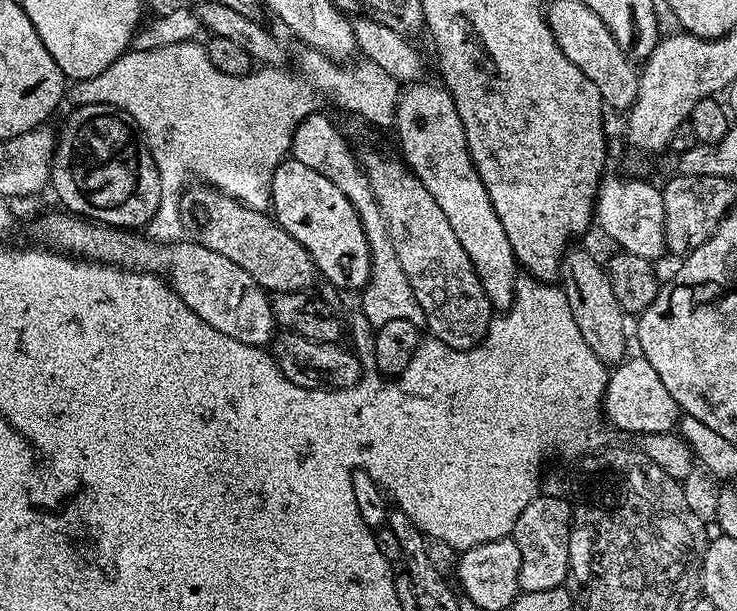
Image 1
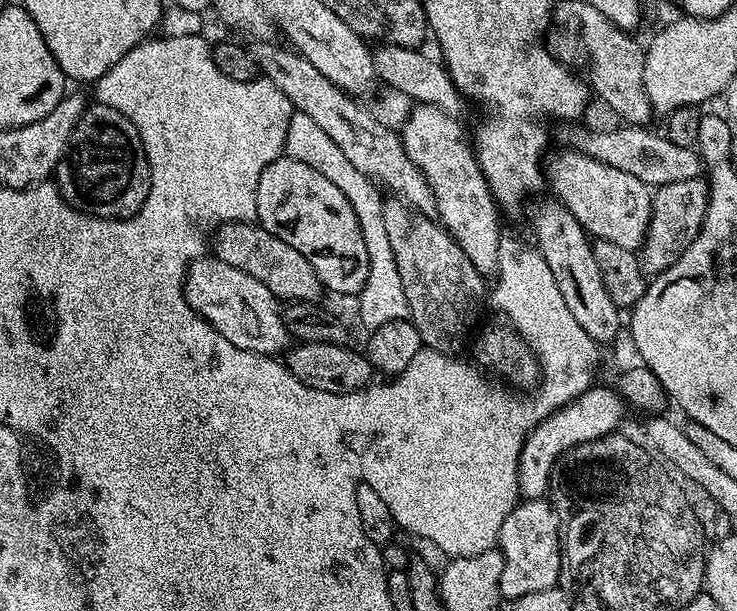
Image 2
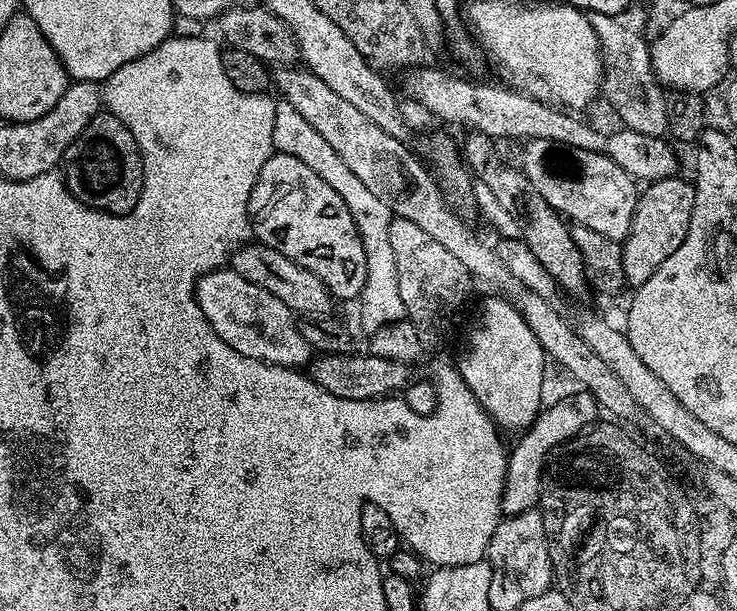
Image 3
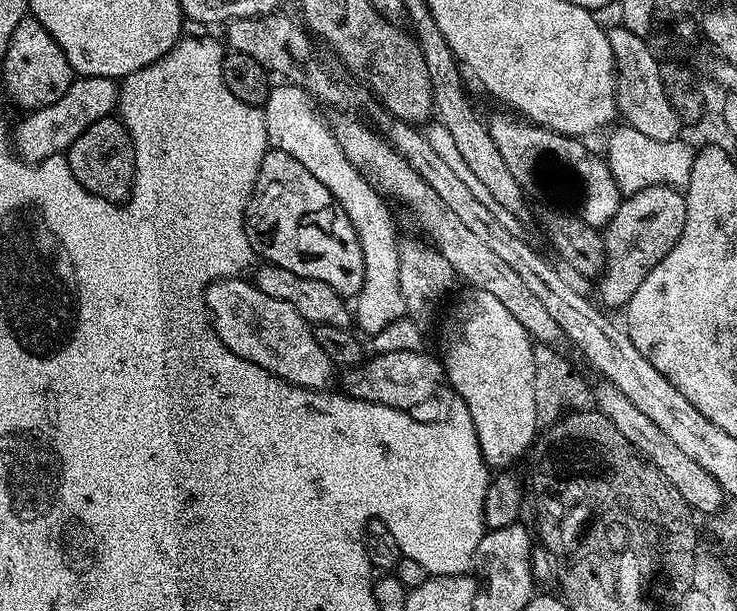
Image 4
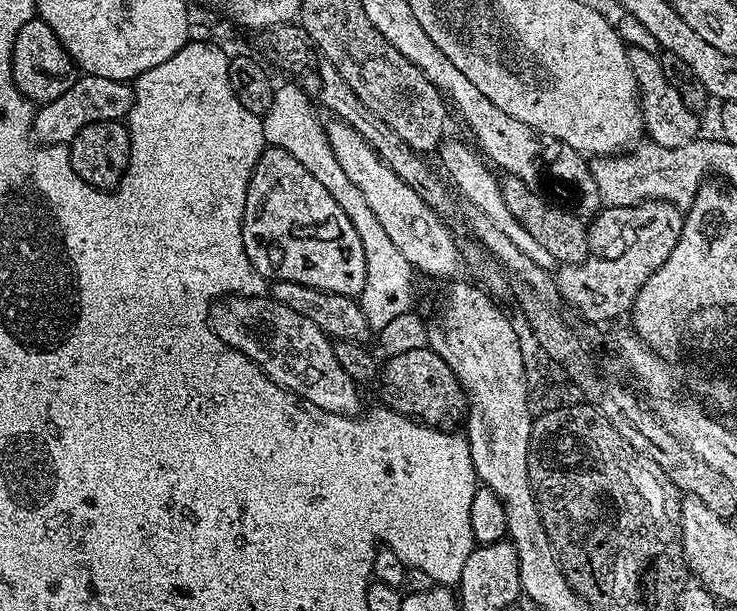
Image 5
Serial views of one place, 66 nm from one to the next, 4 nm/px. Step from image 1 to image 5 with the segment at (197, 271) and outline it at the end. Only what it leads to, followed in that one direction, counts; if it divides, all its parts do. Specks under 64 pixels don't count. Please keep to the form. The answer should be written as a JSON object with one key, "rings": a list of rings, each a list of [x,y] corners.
{"rings":[[[271,295],[266,296],[225,296],[213,303],[210,309],[210,323],[214,334],[222,338],[234,350],[246,354],[246,358],[253,360],[270,379],[287,392],[293,392],[306,402],[318,406],[322,410],[330,410],[339,416],[355,417],[360,408],[360,392],[355,380],[342,370],[338,357],[332,349],[333,341],[310,318],[302,318],[298,310],[290,310],[282,302],[273,300]]]}

